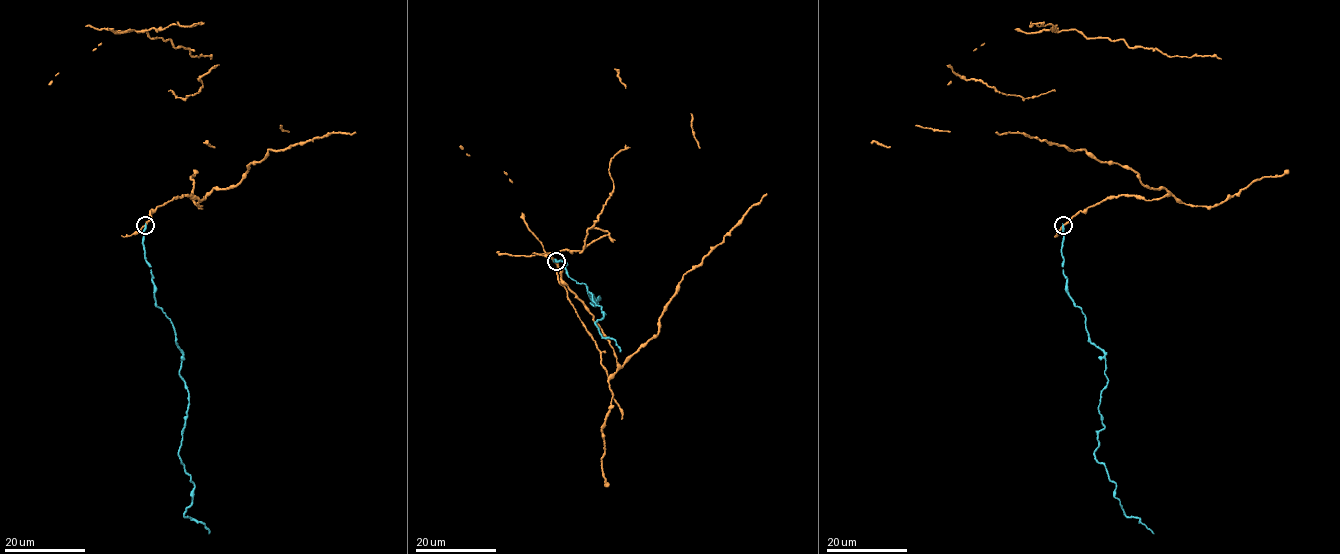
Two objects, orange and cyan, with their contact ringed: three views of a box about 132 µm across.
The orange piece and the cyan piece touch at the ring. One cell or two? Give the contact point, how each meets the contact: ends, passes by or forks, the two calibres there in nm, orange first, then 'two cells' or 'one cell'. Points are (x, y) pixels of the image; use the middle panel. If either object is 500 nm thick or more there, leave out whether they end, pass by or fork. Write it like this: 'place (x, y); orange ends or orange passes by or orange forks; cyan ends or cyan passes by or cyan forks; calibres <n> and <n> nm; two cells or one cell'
place (556, 261); orange passes by; cyan ends; calibres 200 and 300 nm; two cells

